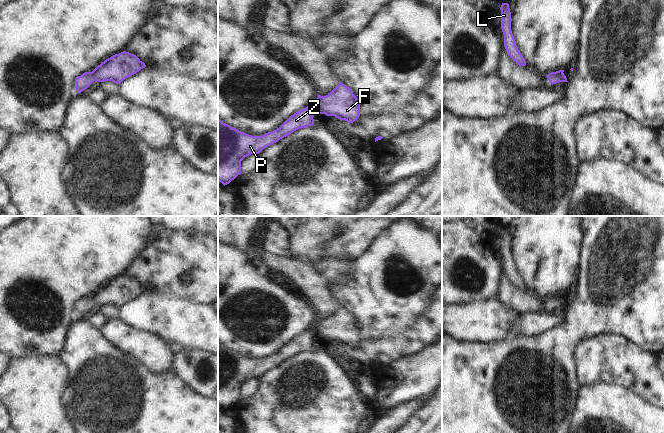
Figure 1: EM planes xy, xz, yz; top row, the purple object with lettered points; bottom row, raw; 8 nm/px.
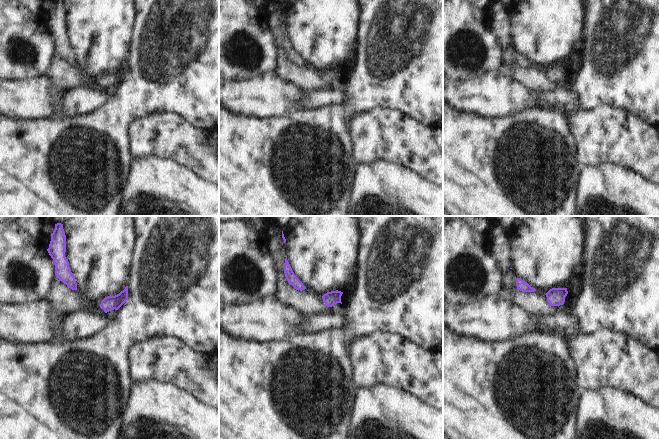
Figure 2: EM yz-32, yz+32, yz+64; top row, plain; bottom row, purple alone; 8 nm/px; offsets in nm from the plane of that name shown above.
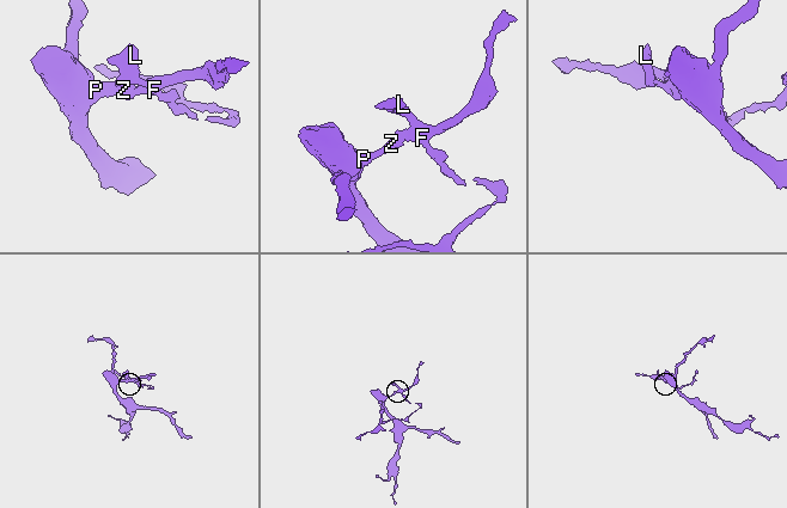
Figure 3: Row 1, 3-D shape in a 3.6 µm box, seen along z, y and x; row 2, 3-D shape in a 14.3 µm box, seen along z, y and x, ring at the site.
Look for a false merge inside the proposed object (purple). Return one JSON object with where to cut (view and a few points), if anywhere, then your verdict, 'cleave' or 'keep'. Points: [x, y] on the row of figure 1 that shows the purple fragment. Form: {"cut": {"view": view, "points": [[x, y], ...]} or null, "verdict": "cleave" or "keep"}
{"cut": null, "verdict": "keep"}

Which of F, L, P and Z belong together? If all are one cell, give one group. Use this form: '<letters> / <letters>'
F L P Z

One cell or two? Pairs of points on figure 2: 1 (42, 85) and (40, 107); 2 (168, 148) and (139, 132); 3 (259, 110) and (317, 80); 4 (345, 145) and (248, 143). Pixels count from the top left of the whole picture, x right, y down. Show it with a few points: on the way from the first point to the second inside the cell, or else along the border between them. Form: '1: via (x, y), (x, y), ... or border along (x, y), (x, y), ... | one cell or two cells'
1: via (42, 90), (40, 102) | one cell
2: via (161, 142), (149, 142), (146, 139) | one cell
3: border along (279, 77), (294, 83), (304, 91) | two cells
4: via (321, 145), (272, 145) | one cell

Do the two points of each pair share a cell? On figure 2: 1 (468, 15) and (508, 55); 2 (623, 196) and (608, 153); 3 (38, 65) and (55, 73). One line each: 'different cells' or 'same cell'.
1: different cells
2: different cells
3: different cells

